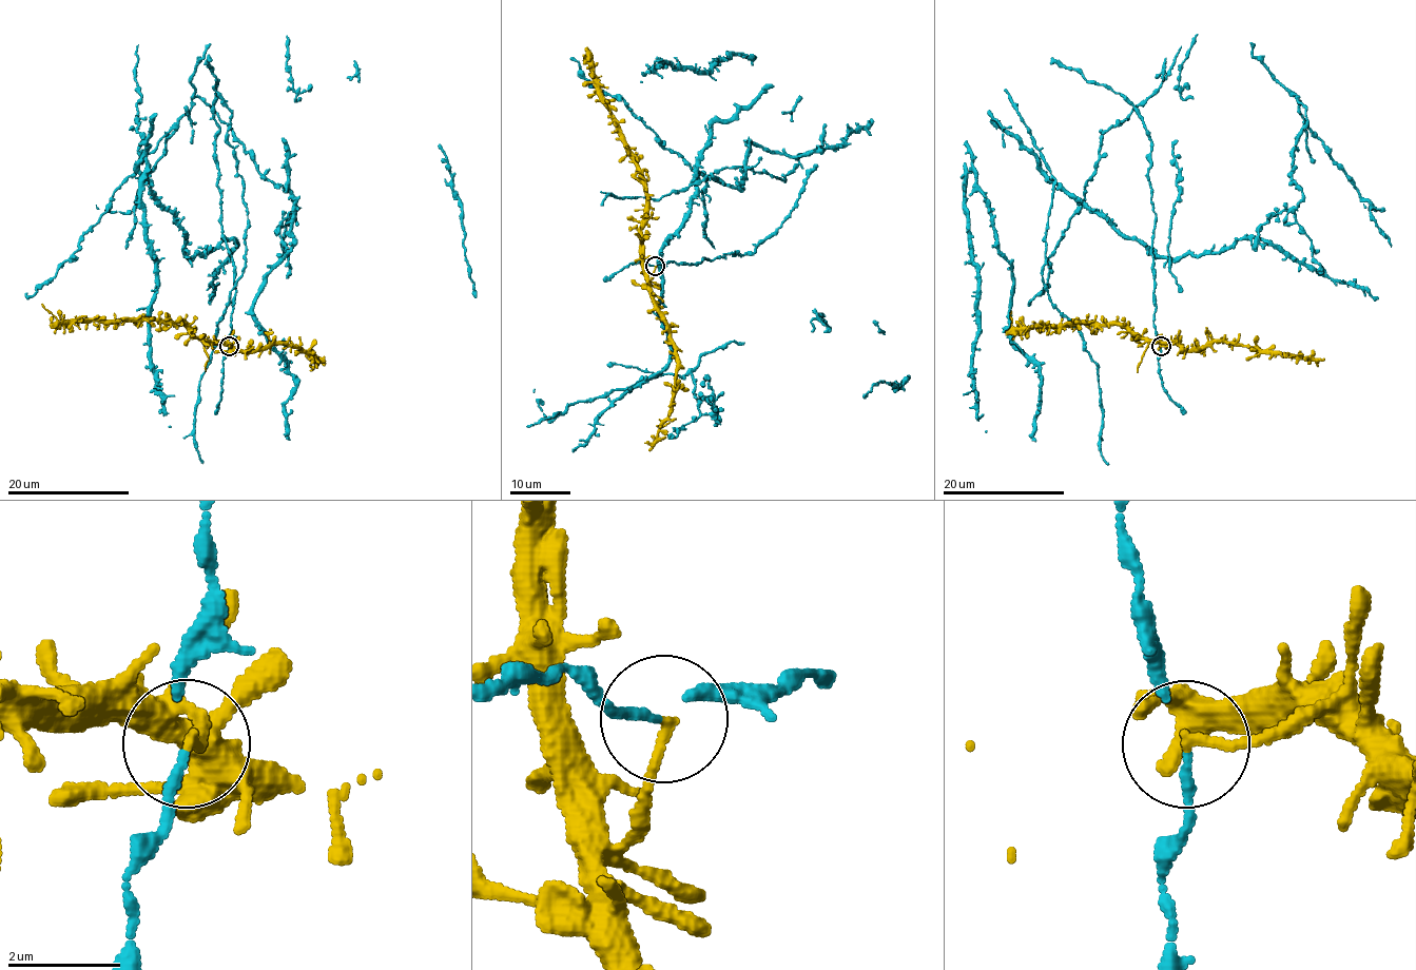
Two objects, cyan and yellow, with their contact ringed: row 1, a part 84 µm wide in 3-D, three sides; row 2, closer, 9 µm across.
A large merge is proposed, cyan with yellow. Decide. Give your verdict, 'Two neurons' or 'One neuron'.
Two neurons

